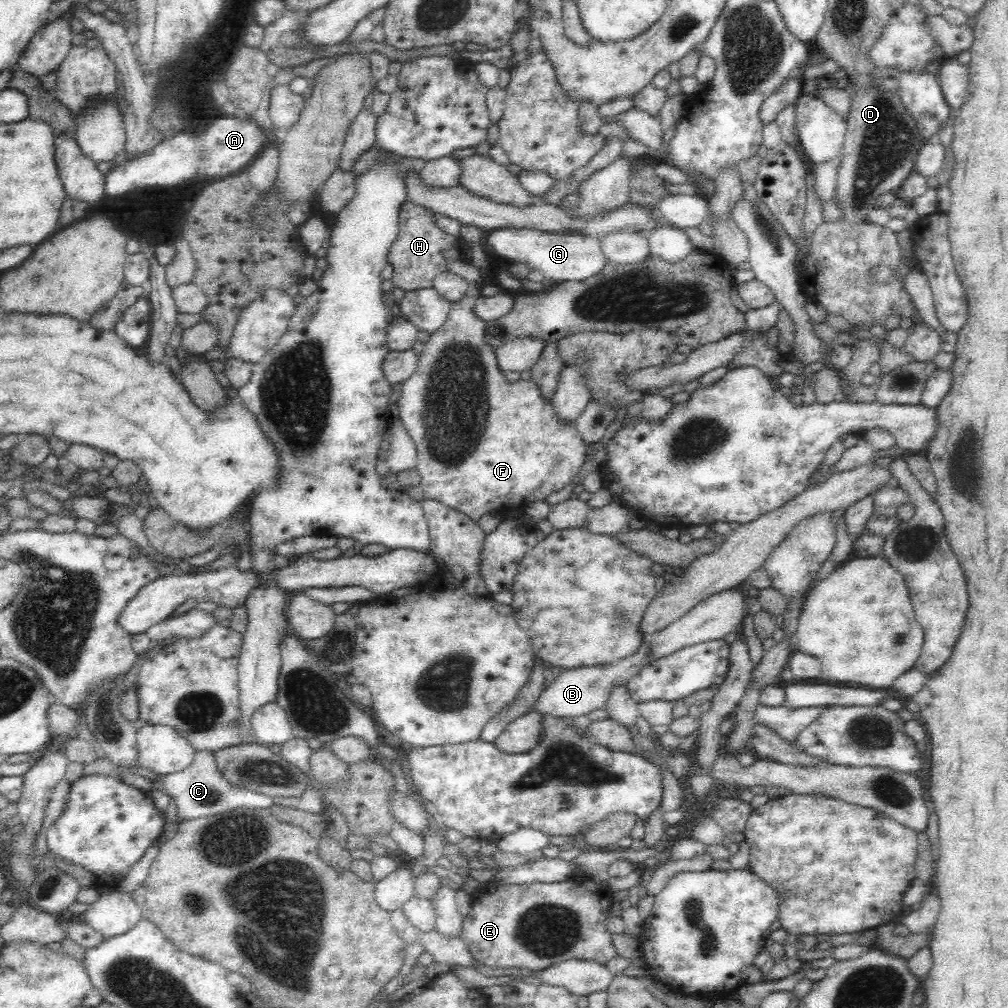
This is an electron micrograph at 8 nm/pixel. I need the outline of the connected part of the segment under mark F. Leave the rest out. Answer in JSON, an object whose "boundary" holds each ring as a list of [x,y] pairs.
{"boundary":[[[470,282],[466,294],[458,302],[451,303],[451,309],[446,322],[432,333],[430,340],[424,346],[423,352],[418,357],[414,374],[403,382],[402,393],[398,403],[400,408],[398,417],[401,419],[408,437],[414,441],[414,446],[416,447],[417,465],[415,468],[420,475],[419,485],[424,491],[423,496],[441,502],[444,506],[448,506],[449,509],[466,514],[466,517],[476,523],[485,514],[493,513],[501,517],[513,509],[523,509],[530,502],[544,501],[544,498],[552,494],[552,492],[566,488],[573,482],[578,475],[578,471],[585,463],[584,456],[586,456],[587,446],[578,432],[575,421],[570,420],[570,422],[562,424],[561,420],[556,416],[552,398],[550,400],[544,398],[535,382],[531,380],[508,382],[504,379],[502,371],[498,369],[495,349],[489,346],[484,339],[484,328],[486,328],[487,322],[482,321],[480,317],[476,317],[474,309],[472,309],[474,304],[476,304],[476,298],[481,296],[481,290],[481,284]]]}

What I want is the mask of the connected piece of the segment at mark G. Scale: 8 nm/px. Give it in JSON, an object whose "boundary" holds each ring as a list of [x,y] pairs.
{"boundary":[[[500,228],[490,231],[484,238],[486,251],[508,259],[508,263],[524,263],[538,270],[545,279],[563,281],[582,281],[594,277],[607,265],[600,242],[580,234],[555,234],[535,231],[530,228]]]}

